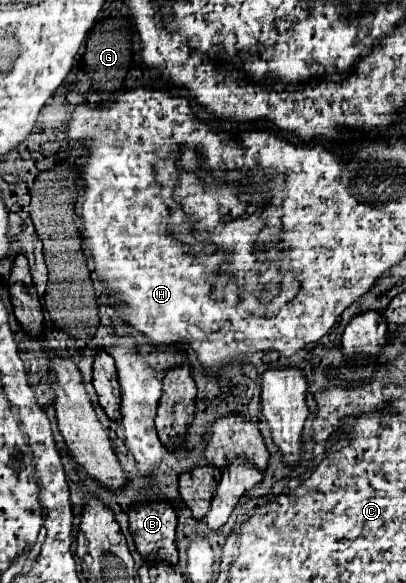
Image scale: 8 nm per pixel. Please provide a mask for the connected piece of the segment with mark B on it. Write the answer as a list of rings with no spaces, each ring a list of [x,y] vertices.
[[[141,503],[133,507],[129,511],[129,527],[135,547],[143,557],[155,553],[159,561],[177,565],[177,517],[169,503]]]

